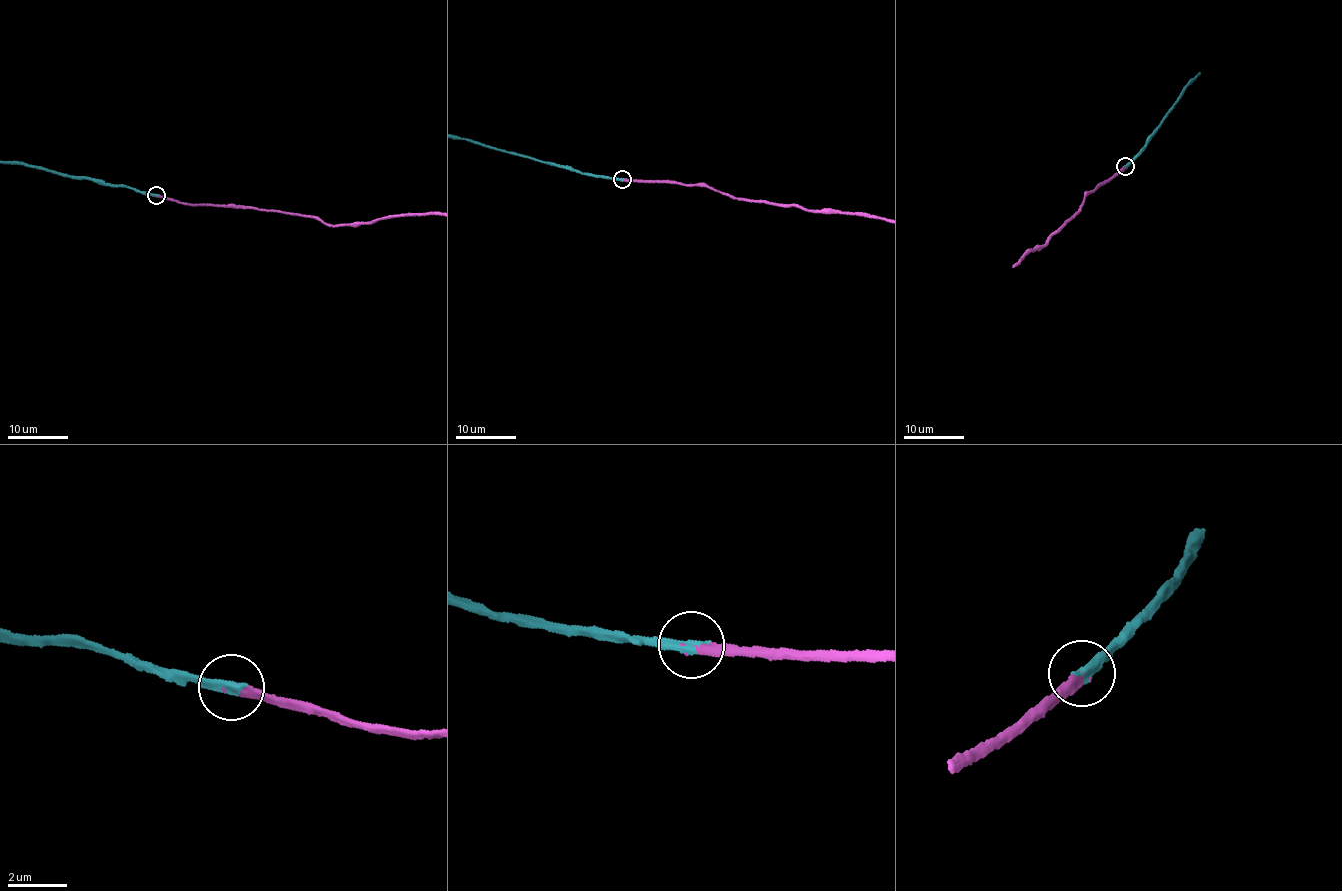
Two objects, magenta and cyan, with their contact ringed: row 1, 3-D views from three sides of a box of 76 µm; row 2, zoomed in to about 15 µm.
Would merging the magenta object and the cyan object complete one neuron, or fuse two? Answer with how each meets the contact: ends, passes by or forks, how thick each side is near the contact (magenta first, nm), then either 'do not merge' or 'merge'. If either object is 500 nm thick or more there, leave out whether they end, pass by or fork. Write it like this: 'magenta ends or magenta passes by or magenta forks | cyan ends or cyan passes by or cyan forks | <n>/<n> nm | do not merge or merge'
magenta ends | cyan ends | 280/360 nm | merge

